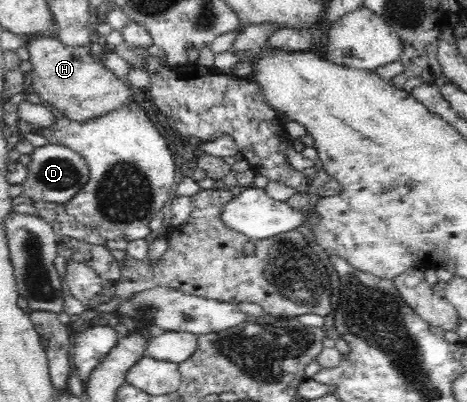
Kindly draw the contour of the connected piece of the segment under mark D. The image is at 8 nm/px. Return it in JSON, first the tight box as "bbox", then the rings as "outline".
{"bbox":[22,142,90,205],"outline":[[[42,142],[35,144],[28,164],[28,177],[22,183],[24,194],[34,202],[45,201],[64,205],[80,193],[89,181],[90,171],[84,157],[64,145]]]}

